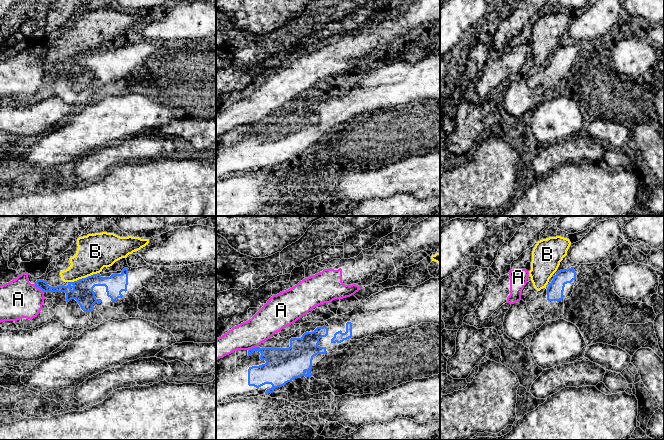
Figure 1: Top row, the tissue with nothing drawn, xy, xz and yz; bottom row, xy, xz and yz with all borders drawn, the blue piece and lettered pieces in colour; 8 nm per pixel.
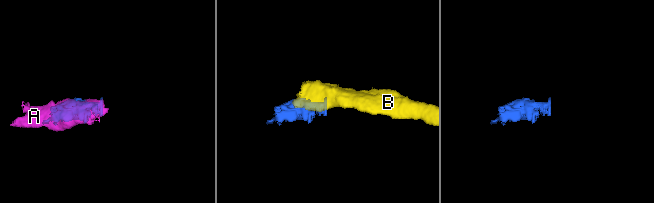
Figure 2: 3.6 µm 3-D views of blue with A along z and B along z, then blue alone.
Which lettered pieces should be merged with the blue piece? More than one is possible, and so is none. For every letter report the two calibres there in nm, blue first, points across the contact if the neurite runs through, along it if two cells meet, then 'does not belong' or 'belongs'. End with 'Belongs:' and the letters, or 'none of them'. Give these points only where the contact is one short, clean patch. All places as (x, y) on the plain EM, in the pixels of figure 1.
A: 80 nm thick on the blue side, 300 nm on the other; border along xy (34, 60), (44, 67); does not belong
B: 170 nm thick on the blue side, 280 nm on the other; border along xy (98, 48), (68, 58); does not belong
Belongs: none of them

